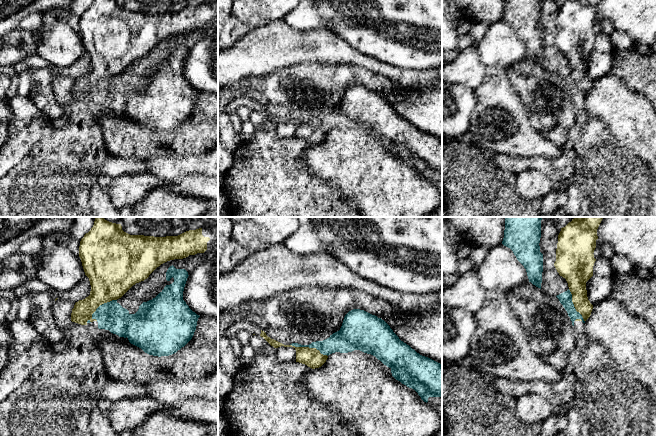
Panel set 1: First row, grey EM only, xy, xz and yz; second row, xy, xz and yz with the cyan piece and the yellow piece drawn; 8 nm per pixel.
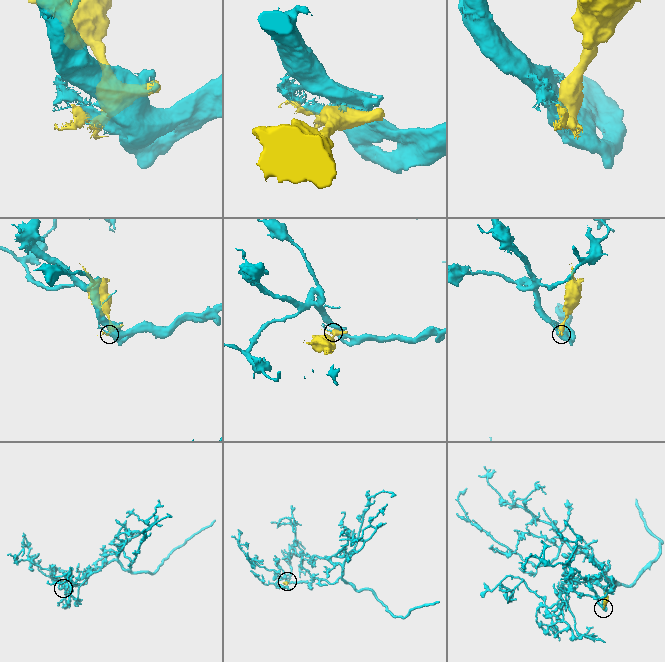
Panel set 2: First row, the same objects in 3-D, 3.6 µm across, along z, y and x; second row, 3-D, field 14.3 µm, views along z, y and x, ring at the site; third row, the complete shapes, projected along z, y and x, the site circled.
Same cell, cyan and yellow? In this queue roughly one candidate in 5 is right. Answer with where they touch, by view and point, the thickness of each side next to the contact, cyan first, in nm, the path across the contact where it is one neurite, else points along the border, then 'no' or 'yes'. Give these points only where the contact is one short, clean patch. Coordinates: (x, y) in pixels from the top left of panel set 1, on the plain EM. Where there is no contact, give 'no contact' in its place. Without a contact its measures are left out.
yz (573, 81) | 110/190 nm | no

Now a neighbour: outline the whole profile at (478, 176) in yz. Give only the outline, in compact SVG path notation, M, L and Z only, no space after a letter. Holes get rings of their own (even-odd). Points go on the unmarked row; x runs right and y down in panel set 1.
M443 136L442 208L446 217L539 217L542 199L526 199L516 190L516 174L504 171L490 159L493 157L473 144Z

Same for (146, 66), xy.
M204 29L167 37L157 43L147 55L133 61L121 74L117 75L117 79L127 85L129 90L135 90L143 78L155 74L168 61L166 48L170 42L173 41L176 45L185 45L190 51L203 37Z

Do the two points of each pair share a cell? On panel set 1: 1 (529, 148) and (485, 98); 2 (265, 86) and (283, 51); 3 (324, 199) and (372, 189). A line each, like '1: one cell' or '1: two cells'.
1: one cell
2: two cells
3: two cells

